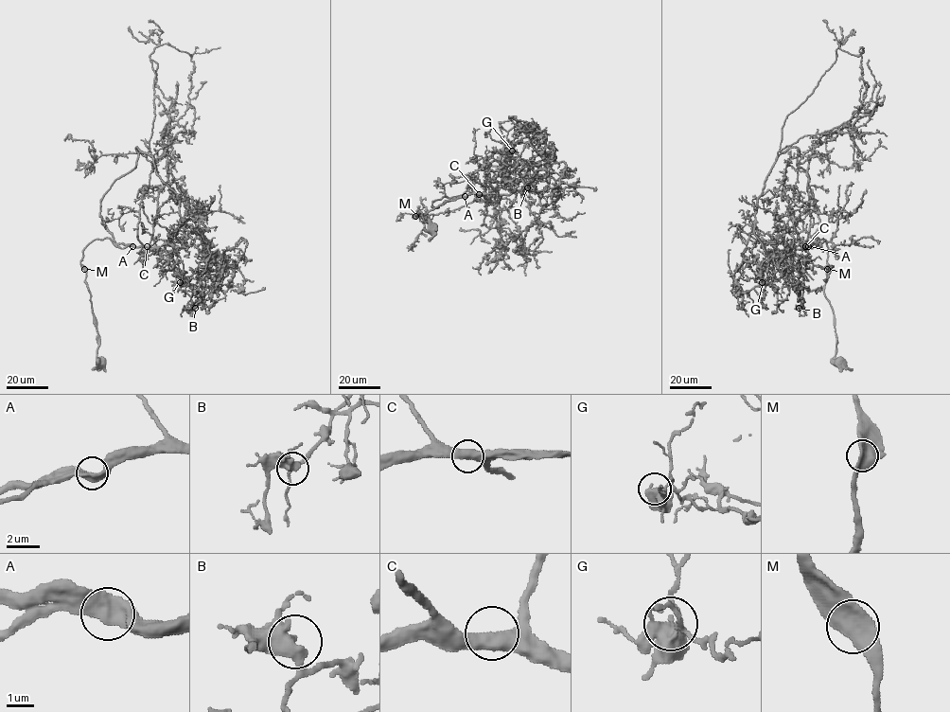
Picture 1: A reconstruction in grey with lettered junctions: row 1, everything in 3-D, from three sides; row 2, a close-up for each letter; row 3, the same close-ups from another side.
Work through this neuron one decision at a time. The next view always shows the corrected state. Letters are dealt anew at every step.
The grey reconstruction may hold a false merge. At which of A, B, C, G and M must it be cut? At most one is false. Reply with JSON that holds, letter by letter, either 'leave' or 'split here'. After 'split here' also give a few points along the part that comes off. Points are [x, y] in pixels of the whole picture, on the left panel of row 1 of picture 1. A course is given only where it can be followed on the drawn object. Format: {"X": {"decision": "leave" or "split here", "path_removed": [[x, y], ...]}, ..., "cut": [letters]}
{"A": {"decision": "leave"}, "B": {"decision": "leave"}, "C": {"decision": "leave"}, "G": {"decision": "leave"}, "M": {"decision": "leave"}, "cut": []}

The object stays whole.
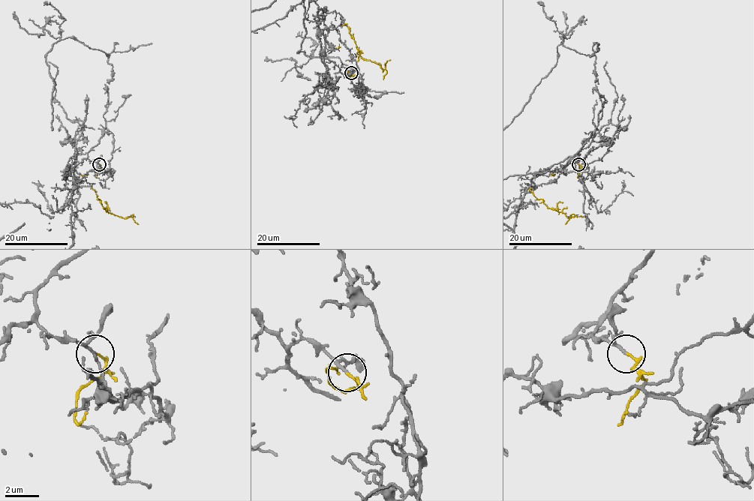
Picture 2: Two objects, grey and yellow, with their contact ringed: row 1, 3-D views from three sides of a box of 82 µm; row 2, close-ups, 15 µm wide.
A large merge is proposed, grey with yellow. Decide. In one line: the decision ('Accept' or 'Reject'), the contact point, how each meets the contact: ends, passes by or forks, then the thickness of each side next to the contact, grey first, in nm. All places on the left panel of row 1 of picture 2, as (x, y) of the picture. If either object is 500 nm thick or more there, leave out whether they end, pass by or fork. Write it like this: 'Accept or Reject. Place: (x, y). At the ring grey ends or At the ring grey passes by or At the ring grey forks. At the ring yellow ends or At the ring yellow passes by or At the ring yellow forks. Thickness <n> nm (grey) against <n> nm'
Reject. Place: (99, 164). At the ring grey passes by. At the ring yellow ends. Thickness 110 nm (grey) against 120 nm

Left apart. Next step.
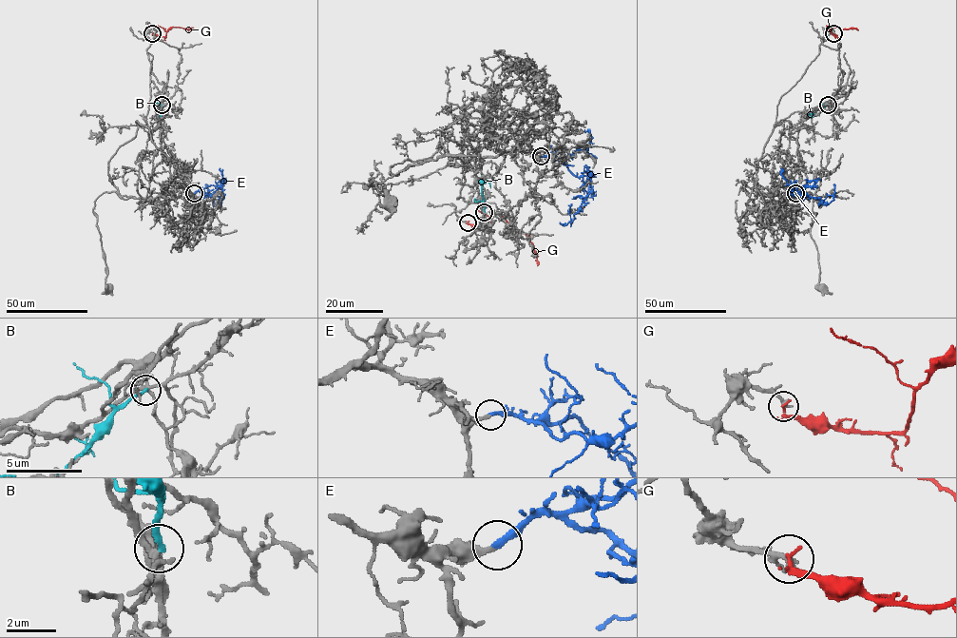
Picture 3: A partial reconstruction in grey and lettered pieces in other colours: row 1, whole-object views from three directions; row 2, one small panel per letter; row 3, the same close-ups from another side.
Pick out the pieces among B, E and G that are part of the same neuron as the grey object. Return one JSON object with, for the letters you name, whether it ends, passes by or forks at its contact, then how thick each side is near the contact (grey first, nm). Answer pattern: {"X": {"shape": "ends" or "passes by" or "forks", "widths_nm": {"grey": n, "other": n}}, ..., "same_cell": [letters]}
{"E": {"shape": "ends", "widths_nm": {"grey": 240, "other": 280}}, "same_cell": ["E"]}

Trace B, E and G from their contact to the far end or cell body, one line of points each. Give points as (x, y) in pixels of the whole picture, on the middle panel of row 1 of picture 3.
B: (484, 212), (481, 181), (486, 180), (490, 188)
E: (541, 157), (557, 157), (574, 175), (580, 177), (588, 171), (588, 194), (571, 222), (560, 222)
G: (468, 222), (487, 228), (491, 217), (499, 214), (531, 242), (537, 265)

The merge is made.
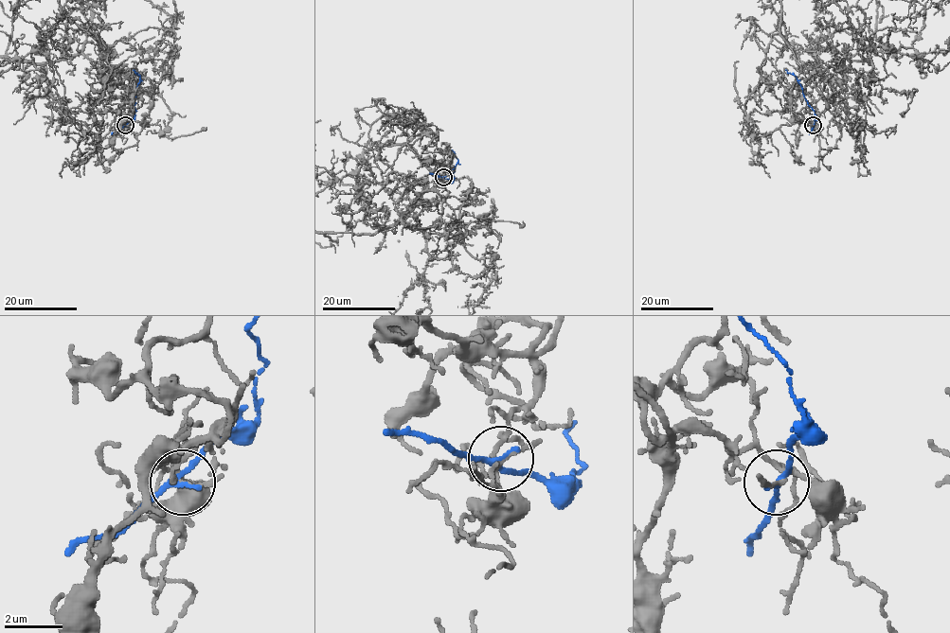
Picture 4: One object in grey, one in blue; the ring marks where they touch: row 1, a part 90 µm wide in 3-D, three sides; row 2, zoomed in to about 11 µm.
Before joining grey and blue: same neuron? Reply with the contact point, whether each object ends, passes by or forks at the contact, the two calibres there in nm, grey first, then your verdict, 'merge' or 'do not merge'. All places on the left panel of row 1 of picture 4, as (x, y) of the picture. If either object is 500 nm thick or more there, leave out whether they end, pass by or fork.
at (125, 125); grey forks there; blue passes by; 110 nm thick on the grey side, 170 nm on the other; merge

